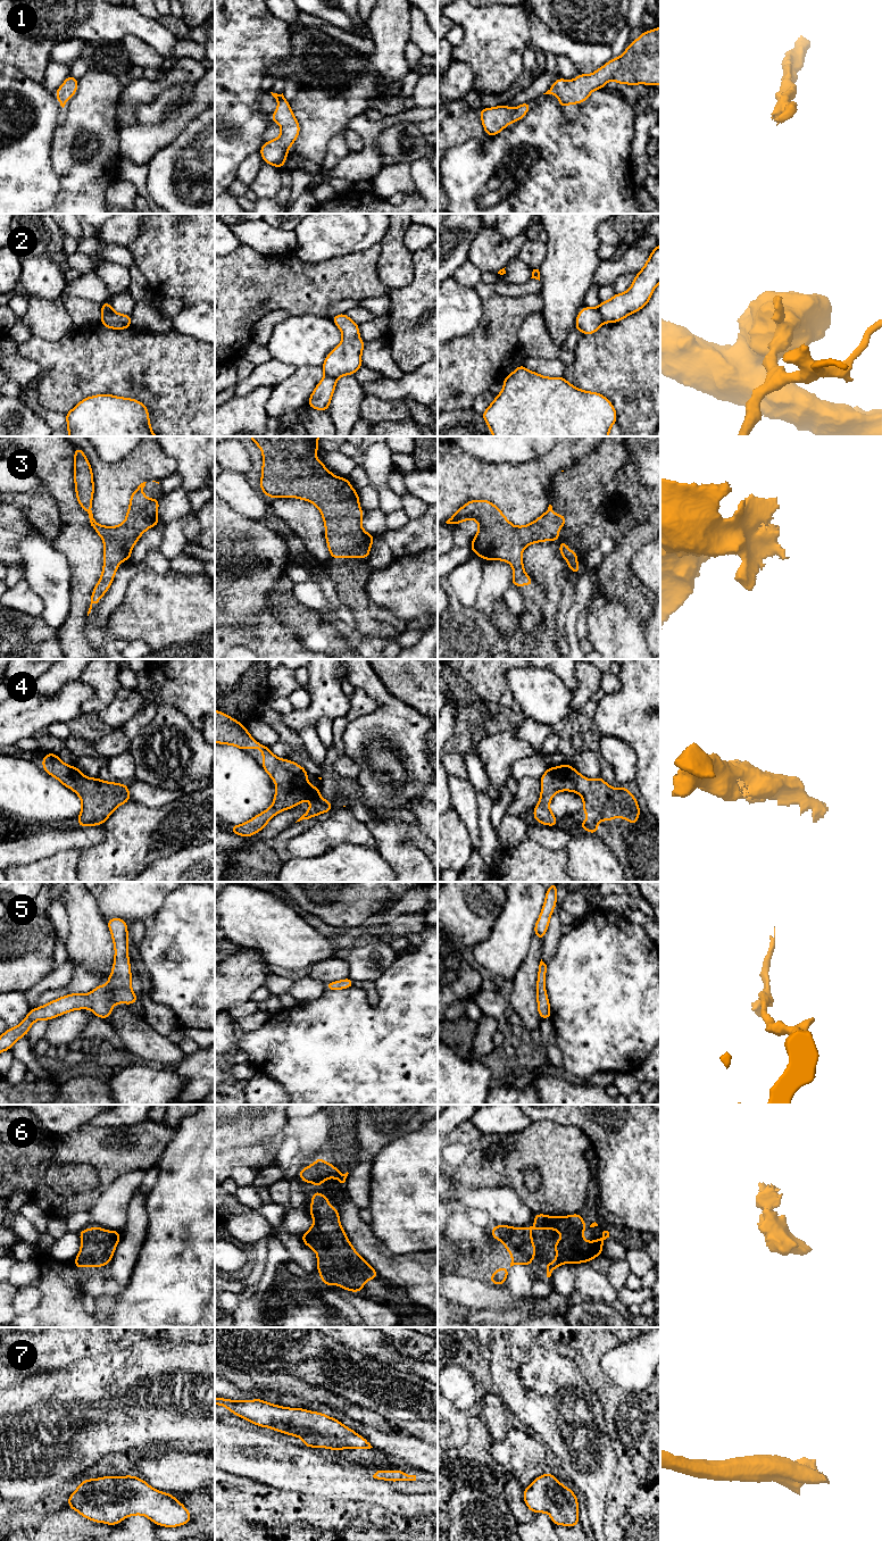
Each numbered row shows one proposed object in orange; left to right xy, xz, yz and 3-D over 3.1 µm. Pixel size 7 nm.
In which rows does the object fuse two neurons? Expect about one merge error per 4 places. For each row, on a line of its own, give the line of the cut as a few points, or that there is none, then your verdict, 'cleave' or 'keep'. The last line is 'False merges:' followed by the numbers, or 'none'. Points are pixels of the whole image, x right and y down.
1: cut none; keep
2: cut yz (597, 308), (604, 322); cleave
3: cut none; keep
4: cut none; keep
5: cut none; keep
6: cut none; keep
7: cut none; keep
False merges: 2

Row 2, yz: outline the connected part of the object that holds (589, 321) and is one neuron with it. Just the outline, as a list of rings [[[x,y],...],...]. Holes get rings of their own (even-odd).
[[[584,307],[576,317],[575,330],[582,332],[584,335],[596,333],[602,325],[604,319],[598,308]]]

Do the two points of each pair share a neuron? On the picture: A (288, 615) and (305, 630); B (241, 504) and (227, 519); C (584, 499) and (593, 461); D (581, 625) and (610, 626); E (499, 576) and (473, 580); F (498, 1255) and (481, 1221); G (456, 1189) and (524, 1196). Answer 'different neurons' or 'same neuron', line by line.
A: same neuron
B: different neurons
C: same neuron
D: different neurons
E: different neurons
F: same neuron
G: different neurons

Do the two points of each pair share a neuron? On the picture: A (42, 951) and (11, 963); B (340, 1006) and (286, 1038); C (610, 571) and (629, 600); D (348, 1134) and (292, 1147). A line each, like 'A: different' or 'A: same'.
A: same
B: same
C: different
D: same

